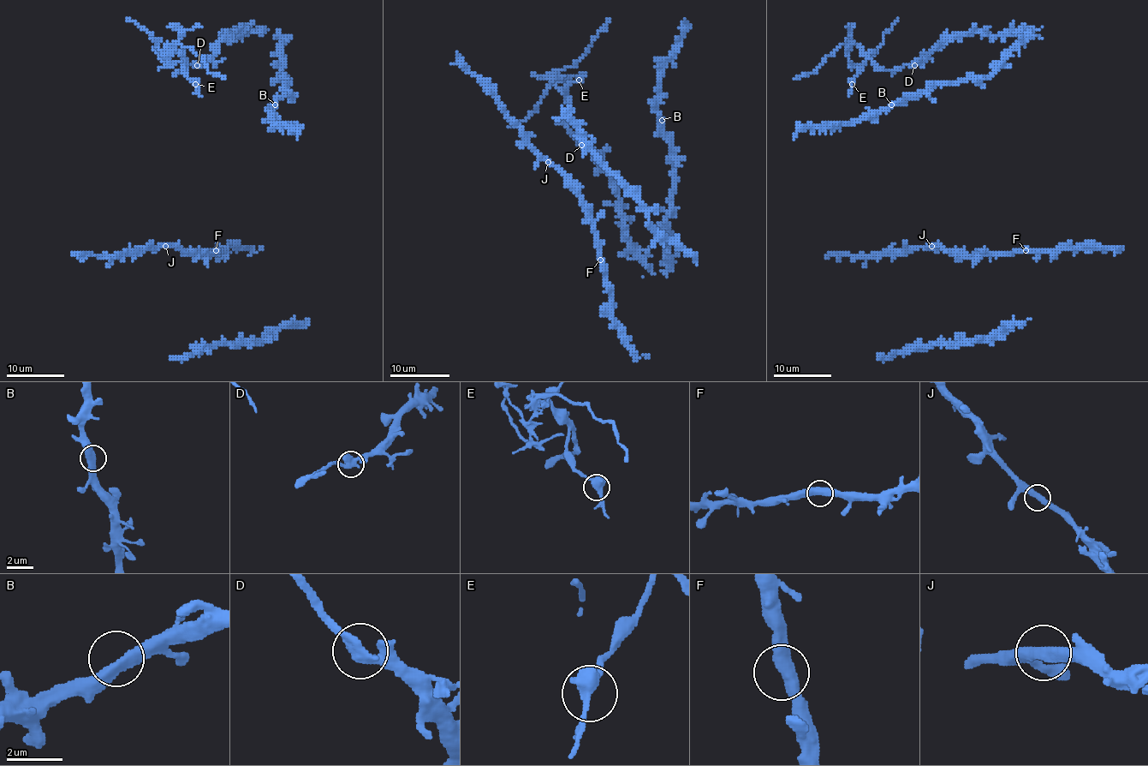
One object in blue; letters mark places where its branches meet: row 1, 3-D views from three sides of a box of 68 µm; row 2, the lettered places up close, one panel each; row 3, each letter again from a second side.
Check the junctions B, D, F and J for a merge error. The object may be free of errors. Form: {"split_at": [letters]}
{"split_at": ["D"]}

